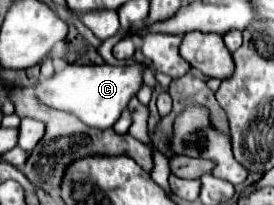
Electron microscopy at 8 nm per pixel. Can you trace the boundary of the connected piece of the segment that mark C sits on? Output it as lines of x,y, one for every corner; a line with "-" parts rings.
66,65
50,79
34,85
34,97
44,105
74,113
82,123
96,129
112,127
132,95
142,87
142,65

